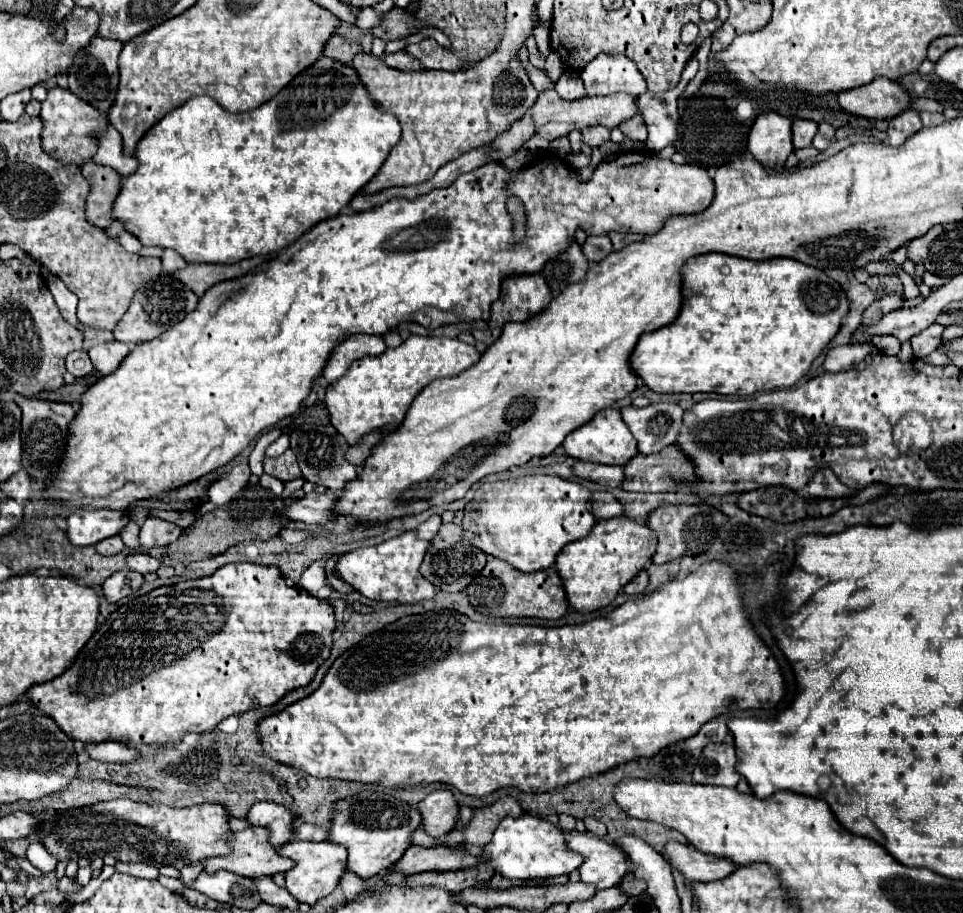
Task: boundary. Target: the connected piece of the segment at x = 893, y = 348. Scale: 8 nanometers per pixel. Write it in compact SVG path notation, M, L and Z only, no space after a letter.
M874 335L872 343L876 343L876 349L888 355L898 355L900 353L900 341L894 335Z

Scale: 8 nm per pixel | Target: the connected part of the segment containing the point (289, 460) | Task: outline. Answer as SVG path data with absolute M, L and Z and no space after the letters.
M290 449L276 459L264 459L264 471L280 481L292 481L302 477L300 467L296 463L296 455Z

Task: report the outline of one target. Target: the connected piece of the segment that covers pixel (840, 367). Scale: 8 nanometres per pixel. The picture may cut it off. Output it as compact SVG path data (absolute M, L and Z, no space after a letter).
M848 343L848 345L840 345L828 351L828 357L824 361L824 369L838 373L838 371L846 371L850 365L856 365L860 361L866 359L866 355L870 355L874 351L872 343Z

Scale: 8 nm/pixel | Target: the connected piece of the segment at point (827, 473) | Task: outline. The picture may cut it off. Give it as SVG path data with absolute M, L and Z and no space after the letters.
M820 469L816 475L800 489L802 497L826 497L826 499L836 499L836 497L850 497L854 489L846 487L834 473L832 469Z

